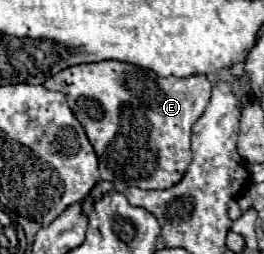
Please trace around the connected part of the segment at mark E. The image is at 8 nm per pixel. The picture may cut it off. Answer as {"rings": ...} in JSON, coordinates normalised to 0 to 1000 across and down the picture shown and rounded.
{"rings":[[[451,236],[261,260],[178,307],[163,339],[254,378],[367,598],[390,709],[564,748],[640,740],[693,701],[723,638],[723,496],[777,441],[807,346],[777,291],[610,307],[572,276]]]}

